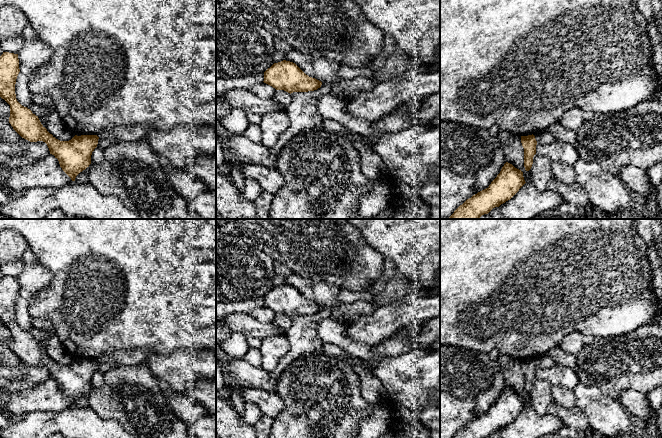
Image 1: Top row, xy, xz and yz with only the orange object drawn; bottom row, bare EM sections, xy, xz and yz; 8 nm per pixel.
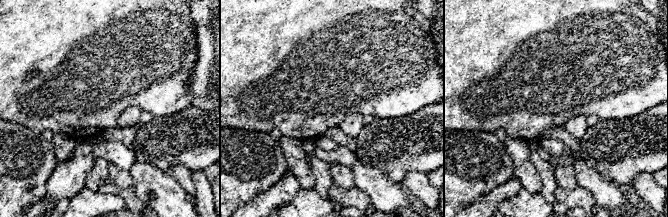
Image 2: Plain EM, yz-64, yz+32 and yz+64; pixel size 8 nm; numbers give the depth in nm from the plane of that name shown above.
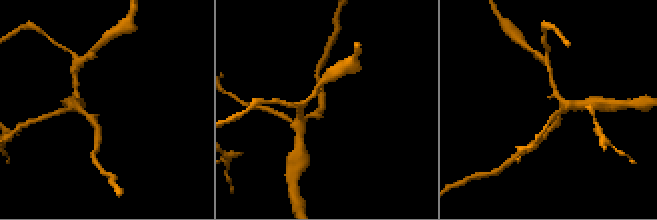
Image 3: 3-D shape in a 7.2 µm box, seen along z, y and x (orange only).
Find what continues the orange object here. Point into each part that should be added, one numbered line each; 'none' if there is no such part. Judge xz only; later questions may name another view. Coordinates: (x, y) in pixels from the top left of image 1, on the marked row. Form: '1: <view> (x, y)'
none

